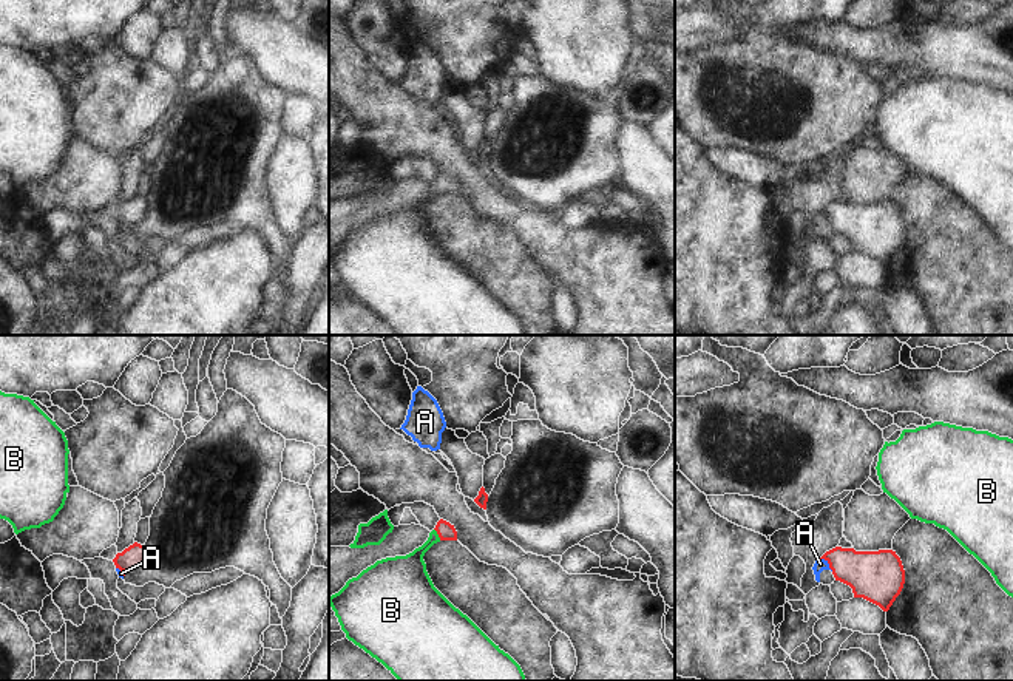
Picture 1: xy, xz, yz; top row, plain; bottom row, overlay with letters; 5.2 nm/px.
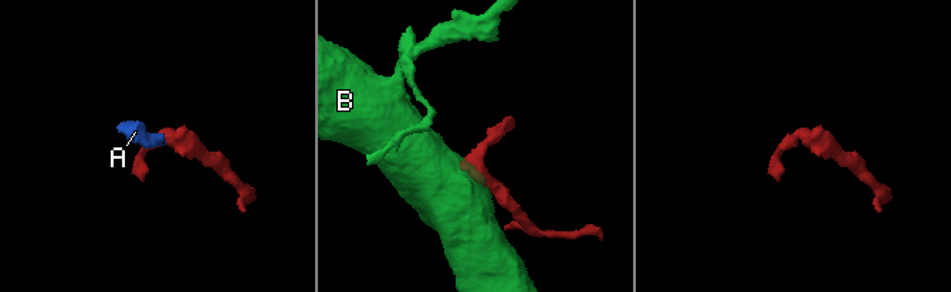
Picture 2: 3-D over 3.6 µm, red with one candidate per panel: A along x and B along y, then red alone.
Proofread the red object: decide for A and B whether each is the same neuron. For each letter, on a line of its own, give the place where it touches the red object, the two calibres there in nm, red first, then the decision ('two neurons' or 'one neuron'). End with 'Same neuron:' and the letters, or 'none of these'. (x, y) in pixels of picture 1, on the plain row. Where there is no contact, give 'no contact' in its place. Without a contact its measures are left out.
A: yz (828, 216) | 260/60 nm | two neurons
B: xz (437, 187) | 90/180 nm | one neuron
Same neuron: B

